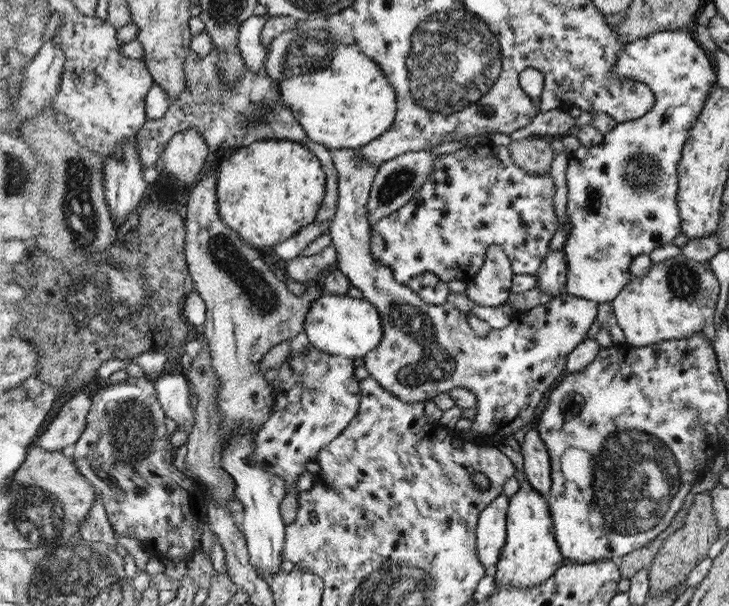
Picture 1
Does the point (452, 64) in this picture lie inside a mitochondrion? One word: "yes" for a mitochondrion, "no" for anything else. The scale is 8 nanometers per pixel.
yes

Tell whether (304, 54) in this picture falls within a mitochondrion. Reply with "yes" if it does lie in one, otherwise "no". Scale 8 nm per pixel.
yes

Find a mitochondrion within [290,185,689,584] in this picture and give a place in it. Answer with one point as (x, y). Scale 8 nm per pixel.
(636, 479)

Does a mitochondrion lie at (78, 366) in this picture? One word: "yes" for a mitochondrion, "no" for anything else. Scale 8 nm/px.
no

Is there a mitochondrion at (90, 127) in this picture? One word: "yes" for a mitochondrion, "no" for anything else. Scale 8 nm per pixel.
no

